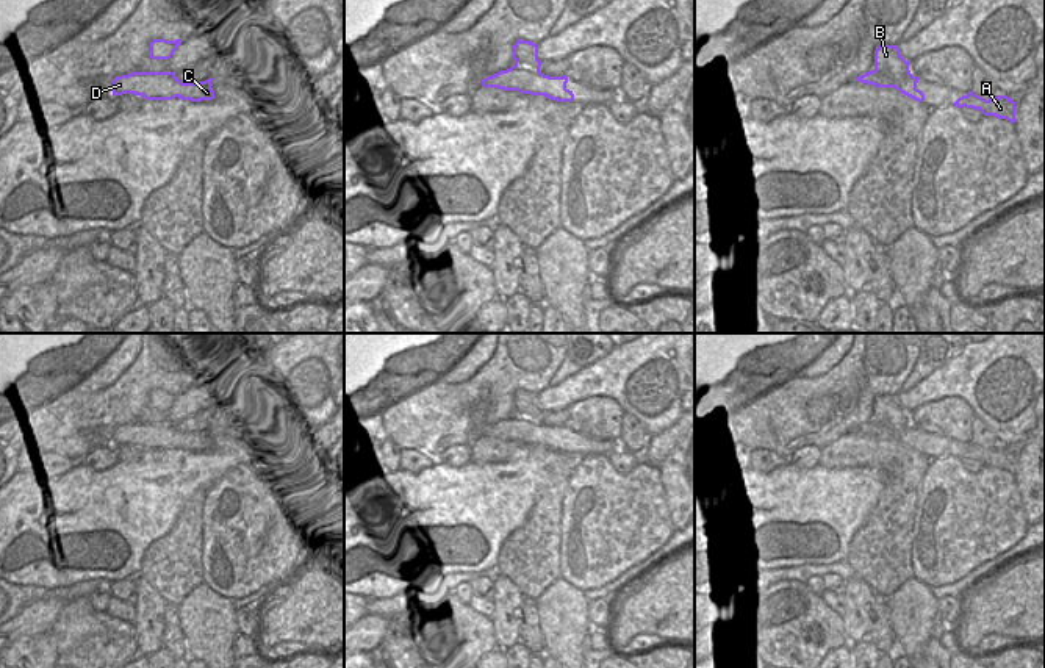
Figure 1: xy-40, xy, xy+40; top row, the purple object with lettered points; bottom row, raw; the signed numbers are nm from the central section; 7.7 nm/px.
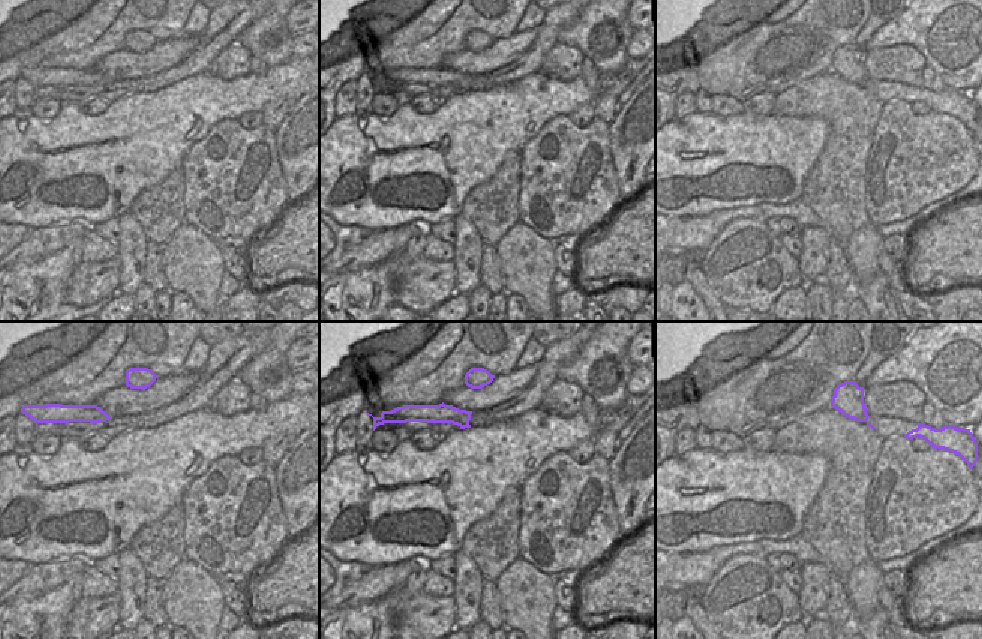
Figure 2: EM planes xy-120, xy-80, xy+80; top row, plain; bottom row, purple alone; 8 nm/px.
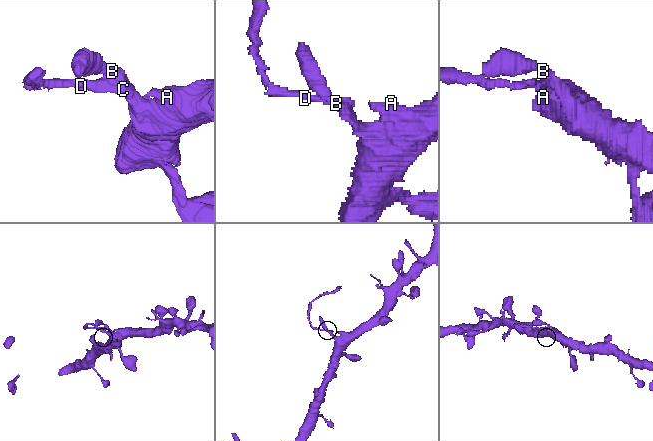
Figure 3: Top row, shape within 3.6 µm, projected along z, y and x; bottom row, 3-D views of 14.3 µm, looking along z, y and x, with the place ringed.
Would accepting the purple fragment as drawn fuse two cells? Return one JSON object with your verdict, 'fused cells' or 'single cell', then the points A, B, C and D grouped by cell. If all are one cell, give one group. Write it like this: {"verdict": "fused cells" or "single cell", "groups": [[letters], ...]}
{"verdict": "fused cells", "groups": [["A", "B"], ["C", "D"]]}

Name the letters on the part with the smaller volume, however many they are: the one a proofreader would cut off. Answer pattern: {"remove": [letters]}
{"remove": ["C", "D"]}

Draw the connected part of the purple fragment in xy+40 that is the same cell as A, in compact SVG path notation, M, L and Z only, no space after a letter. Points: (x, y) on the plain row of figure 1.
M968 441L967 446L959 447L953 457L979 460L984 466L995 466L1006 469L1011 474L1015 472L1015 452L1007 446L992 447L989 451Z

